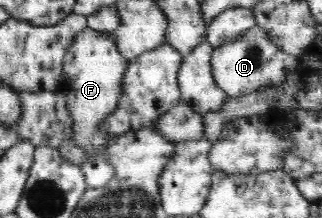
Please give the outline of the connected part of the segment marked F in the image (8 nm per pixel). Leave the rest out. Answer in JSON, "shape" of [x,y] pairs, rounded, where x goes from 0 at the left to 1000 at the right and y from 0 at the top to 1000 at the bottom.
{"shape":[[[270,119],[242,151],[196,271],[196,353],[177,417],[205,445],[205,486],[230,560],[227,651],[264,697],[270,739],[248,766],[273,862],[304,867],[335,849],[357,807],[357,771],[329,739],[329,679],[351,642],[332,606],[304,592],[311,560],[354,518],[363,463],[382,436],[382,344],[404,294],[363,220],[354,179],[326,170]]]}

